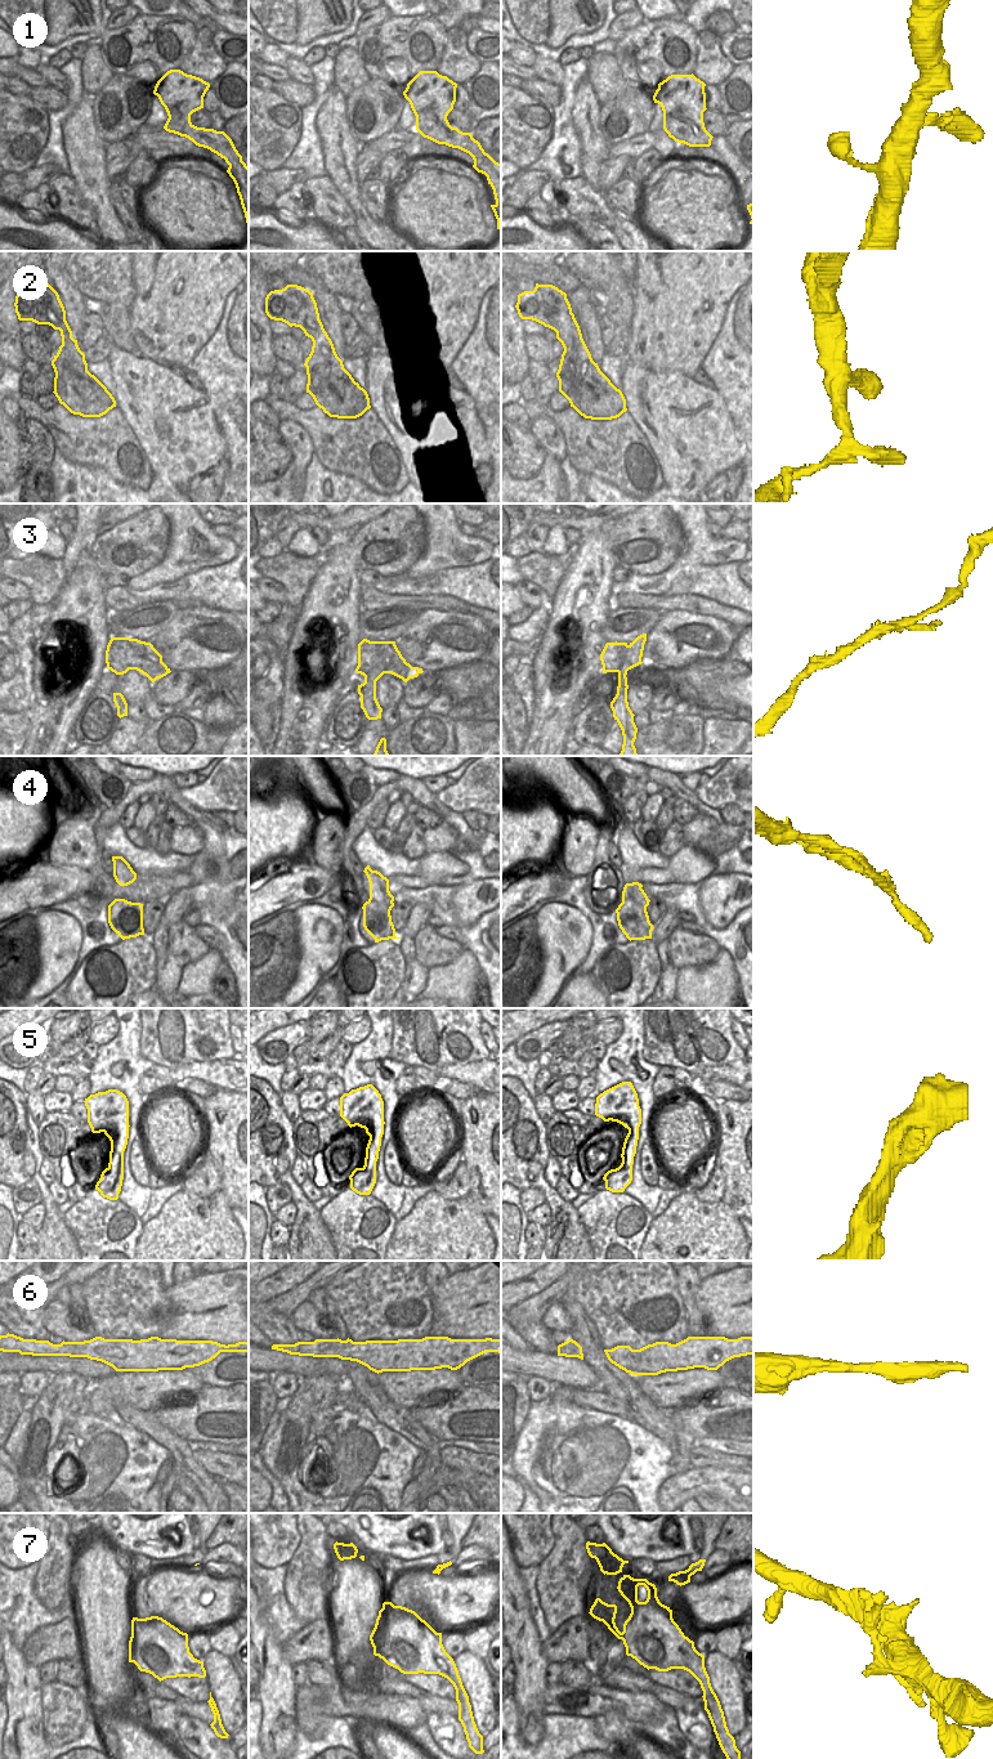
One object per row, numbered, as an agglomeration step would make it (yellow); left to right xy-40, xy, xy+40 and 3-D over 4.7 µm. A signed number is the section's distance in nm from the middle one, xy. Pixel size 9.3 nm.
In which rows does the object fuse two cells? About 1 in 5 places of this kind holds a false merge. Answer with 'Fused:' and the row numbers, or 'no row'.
Fused: 3, 4

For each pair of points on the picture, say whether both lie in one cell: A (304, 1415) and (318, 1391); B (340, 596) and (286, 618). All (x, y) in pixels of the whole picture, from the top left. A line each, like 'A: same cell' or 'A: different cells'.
A: same cell
B: different cells

